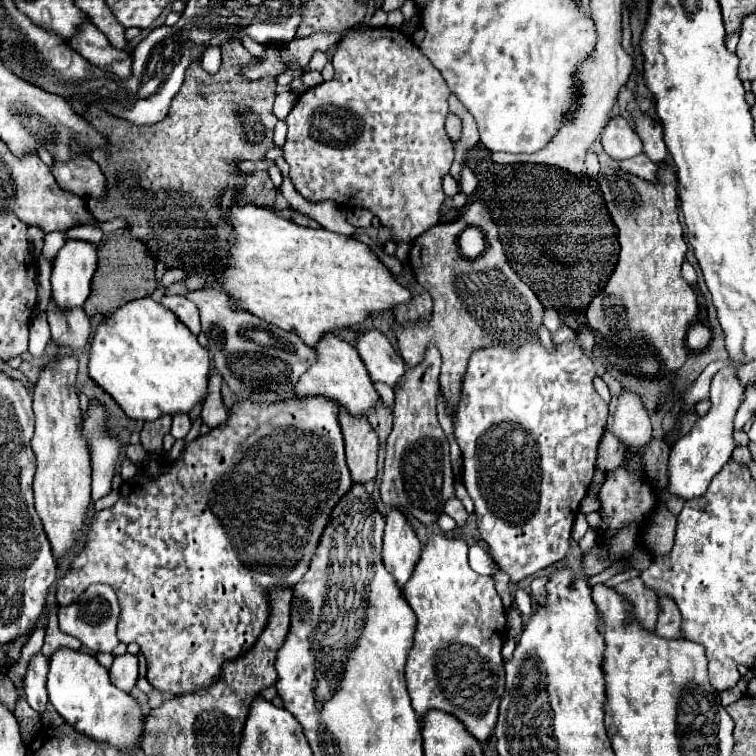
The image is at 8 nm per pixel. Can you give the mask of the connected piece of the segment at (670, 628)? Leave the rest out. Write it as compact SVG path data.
M660 598L660 614L654 632L662 638L678 638L680 636L680 610L670 598Z

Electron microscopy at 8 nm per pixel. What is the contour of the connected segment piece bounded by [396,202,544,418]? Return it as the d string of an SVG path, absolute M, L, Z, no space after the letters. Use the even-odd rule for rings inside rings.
M480 202L468 204L454 222L436 224L428 232L424 232L418 242L412 242L408 260L418 284L422 284L432 294L434 312L430 322L418 322L412 326L396 324L400 356L404 358L408 368L418 366L424 360L428 344L436 344L442 354L440 394L444 398L448 416L454 418L460 400L462 378L472 352L486 346L512 348L518 346L522 340L538 338L544 306L530 290L530 286L524 284L520 276L512 270L504 254L504 246L500 244L496 224ZM470 226L480 228L486 236L486 250L474 260L462 256L456 242L458 236Z

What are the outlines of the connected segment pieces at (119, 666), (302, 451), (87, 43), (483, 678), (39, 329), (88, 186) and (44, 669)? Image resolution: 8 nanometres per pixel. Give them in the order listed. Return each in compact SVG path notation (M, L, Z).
M122 654L114 658L110 668L110 680L124 692L130 692L138 680L138 658L134 654Z
M320 396L306 398L306 400L292 398L278 404L254 404L248 400L238 402L232 406L226 424L210 430L206 436L198 436L188 448L182 450L178 460L162 462L162 474L158 480L152 480L146 468L142 466L134 478L122 484L120 500L116 502L116 506L94 514L86 536L86 546L74 558L72 570L58 582L58 592L56 592L58 604L70 606L90 584L100 582L100 584L112 586L120 602L118 638L140 644L140 650L148 662L146 678L156 690L178 696L178 694L194 692L198 688L208 688L216 684L222 674L222 664L246 654L264 632L264 626L268 624L268 618L272 612L268 588L294 588L304 578L304 574L308 572L310 560L318 548L318 542L324 534L324 528L330 522L330 514L334 506L352 488L352 478L344 460L344 442L342 442L342 432L340 432L336 414L338 414L338 404L324 400Z
M86 22L82 26L82 32L76 34L76 38L68 40L68 44L78 50L88 62L94 66L108 70L120 78L130 78L132 76L132 54L126 50L114 48L104 34L92 26L92 22Z
M434 534L422 548L416 570L402 592L418 618L414 646L408 654L404 672L412 708L420 720L424 720L430 710L448 712L460 720L480 744L486 744L492 730L496 728L498 706L506 694L506 670L500 652L506 640L506 610L498 592L494 590L492 576L480 576L468 566L468 544L462 538Z
M36 312L30 322L30 348L28 348L28 352L32 356L40 358L44 354L48 340L50 340L50 328L48 328L48 320L46 320L46 312Z
M72 158L68 162L54 162L52 174L62 190L72 192L80 198L98 198L106 196L106 180L100 166L90 158Z
M38 652L28 666L28 674L24 680L26 698L32 710L44 712L48 704L48 690L46 690L46 676L48 676L48 660Z

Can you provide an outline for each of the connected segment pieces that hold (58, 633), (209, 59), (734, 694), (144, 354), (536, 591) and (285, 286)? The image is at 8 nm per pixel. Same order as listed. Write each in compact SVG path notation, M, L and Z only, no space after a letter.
M52 616L48 620L48 626L46 626L46 638L44 638L44 646L42 646L42 654L46 658L50 658L58 648L70 648L70 650L80 650L80 640L78 638L72 638L70 634L64 634L60 628L58 628L58 620Z
M212 48L212 50L204 50L202 58L200 58L200 64L204 70L208 70L210 74L216 74L216 70L220 70L222 66L222 56L220 56L220 50Z
M740 680L740 682L738 682L738 686L734 686L734 688L726 690L726 692L722 692L722 694L720 694L722 706L726 708L726 706L730 706L732 702L736 702L736 700L740 698L740 694L744 694L744 686L746 686L746 682L744 682L744 680Z
M142 298L130 302L104 318L98 326L92 348L90 348L90 364L88 372L90 378L102 386L120 406L122 410L134 420L158 420L164 414L188 414L194 406L204 404L208 396L208 378L210 378L212 358L204 346L198 344L196 336L172 314L164 310L162 304L154 302L152 298Z
M536 578L532 582L532 596L536 598L536 602L540 606L544 606L546 598L548 598L548 592L546 592L546 584L548 584L548 578Z
M244 202L232 204L230 224L234 226L234 242L230 248L228 268L220 276L222 288L242 308L278 328L296 332L308 346L316 346L316 342L320 342L326 332L354 328L374 314L392 312L394 306L412 302L410 290L400 286L394 274L374 254L374 250L354 236L342 236L324 228L300 226L272 210Z

